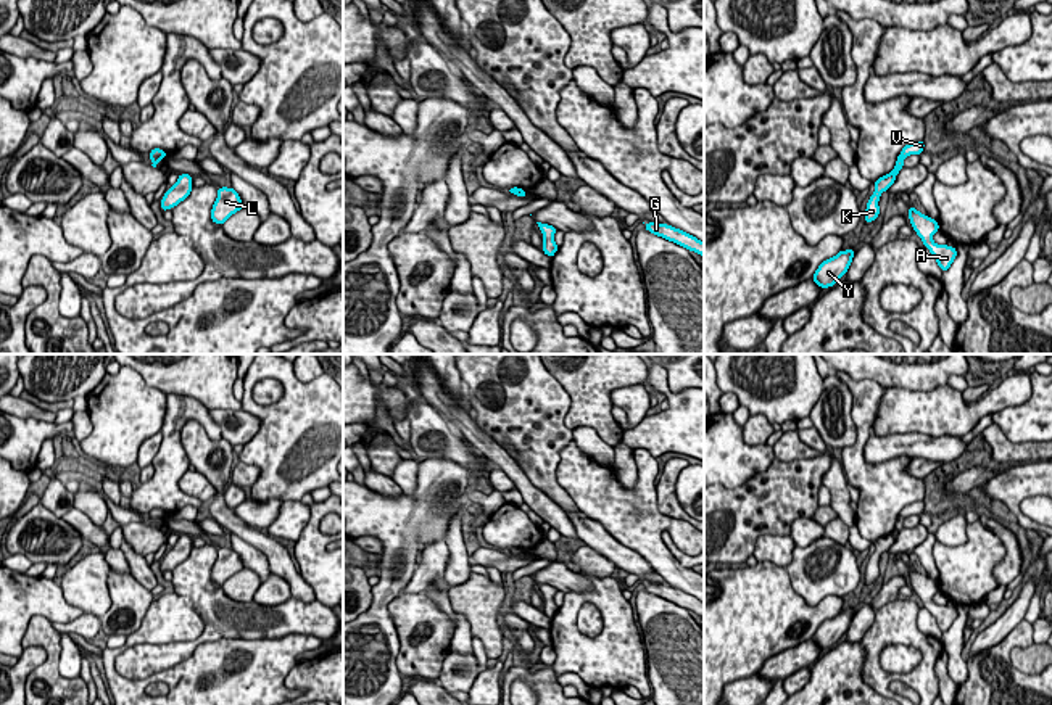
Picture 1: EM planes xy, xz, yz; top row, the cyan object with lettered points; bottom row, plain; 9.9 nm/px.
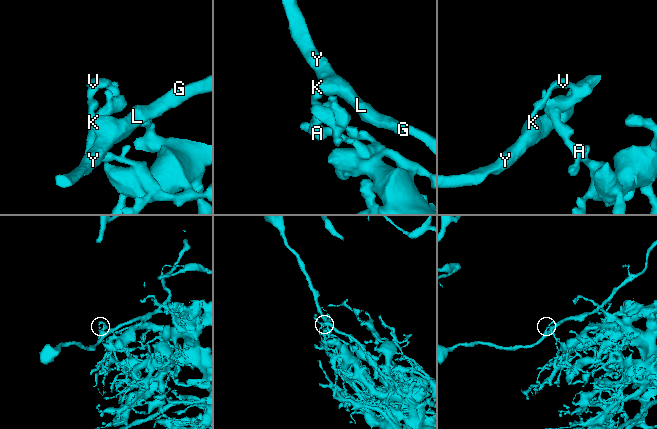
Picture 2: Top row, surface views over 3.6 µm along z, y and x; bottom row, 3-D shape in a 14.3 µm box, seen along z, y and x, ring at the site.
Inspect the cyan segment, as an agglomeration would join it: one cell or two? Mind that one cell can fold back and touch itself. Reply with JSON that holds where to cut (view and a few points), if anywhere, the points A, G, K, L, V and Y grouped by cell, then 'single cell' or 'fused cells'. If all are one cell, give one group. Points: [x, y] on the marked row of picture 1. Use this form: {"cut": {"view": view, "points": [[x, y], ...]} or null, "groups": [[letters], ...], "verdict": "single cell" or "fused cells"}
{"cut": {"view": "yz", "points": [[899, 155], [904, 156]]}, "groups": [["A", "V"], ["G", "K", "L", "Y"]], "verdict": "fused cells"}

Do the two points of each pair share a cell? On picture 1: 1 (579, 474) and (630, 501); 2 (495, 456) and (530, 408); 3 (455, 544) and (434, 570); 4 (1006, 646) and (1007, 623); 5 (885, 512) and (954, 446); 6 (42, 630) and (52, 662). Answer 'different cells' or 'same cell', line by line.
1: same cell
2: different cells
3: different cells
4: different cells
5: different cells
6: same cell

